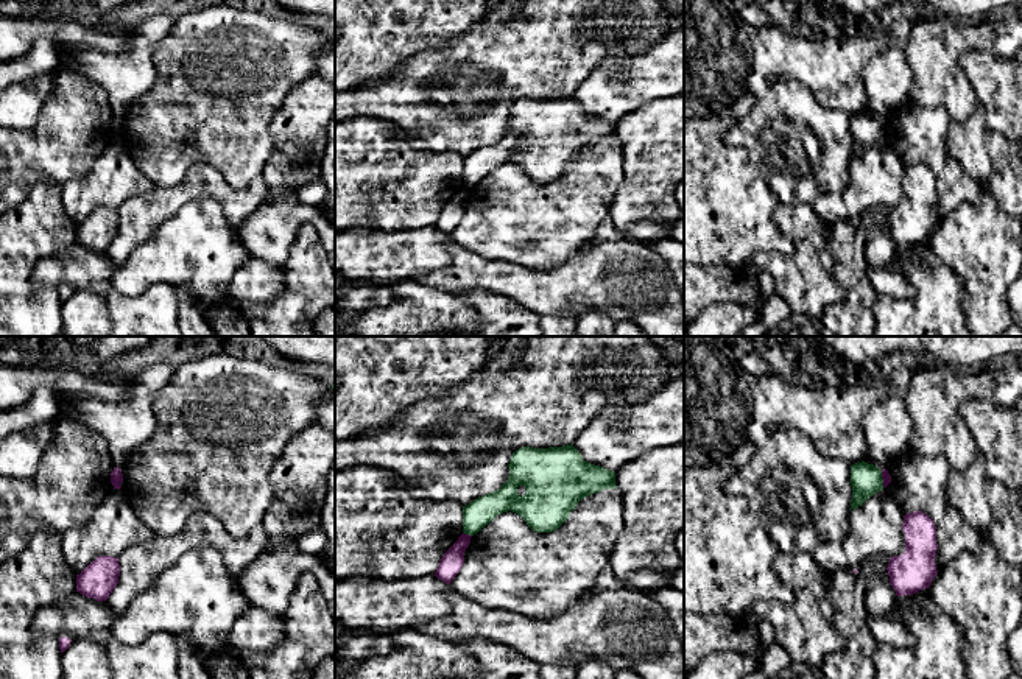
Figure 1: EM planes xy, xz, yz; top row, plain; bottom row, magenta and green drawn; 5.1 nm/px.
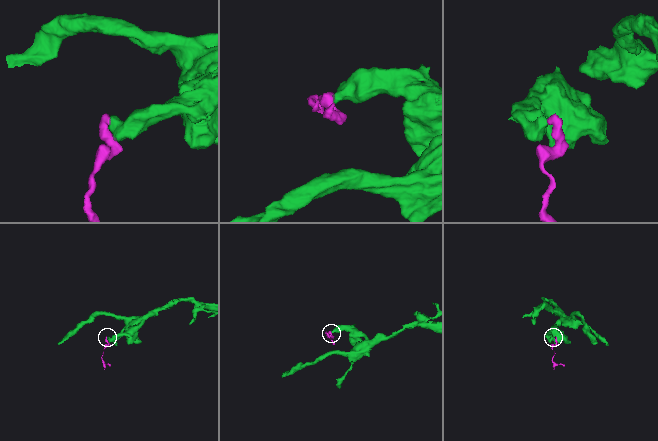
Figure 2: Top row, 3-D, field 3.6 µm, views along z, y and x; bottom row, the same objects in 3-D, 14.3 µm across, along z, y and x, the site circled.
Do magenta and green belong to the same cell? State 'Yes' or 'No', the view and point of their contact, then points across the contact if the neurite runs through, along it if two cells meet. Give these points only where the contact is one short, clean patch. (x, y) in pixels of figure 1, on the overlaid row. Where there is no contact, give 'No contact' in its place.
No. Touches magenta at xz (468, 534). Boundary: xz (463, 531), (471, 536)

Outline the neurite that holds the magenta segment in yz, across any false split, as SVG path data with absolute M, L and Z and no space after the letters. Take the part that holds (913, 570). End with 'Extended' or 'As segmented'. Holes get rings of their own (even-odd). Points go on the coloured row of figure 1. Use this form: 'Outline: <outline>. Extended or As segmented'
Outline: M915 511L904 515L905 553L890 558L890 584L897 596L913 595L929 589L938 575L935 556L938 550L936 526L933 520Z. As segmented

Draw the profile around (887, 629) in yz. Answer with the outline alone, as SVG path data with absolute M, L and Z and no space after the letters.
M913 595L897 596L886 614L868 614L868 628L876 643L885 643L893 648L907 648L916 643L913 632L907 624L891 615L893 610L910 604Z

